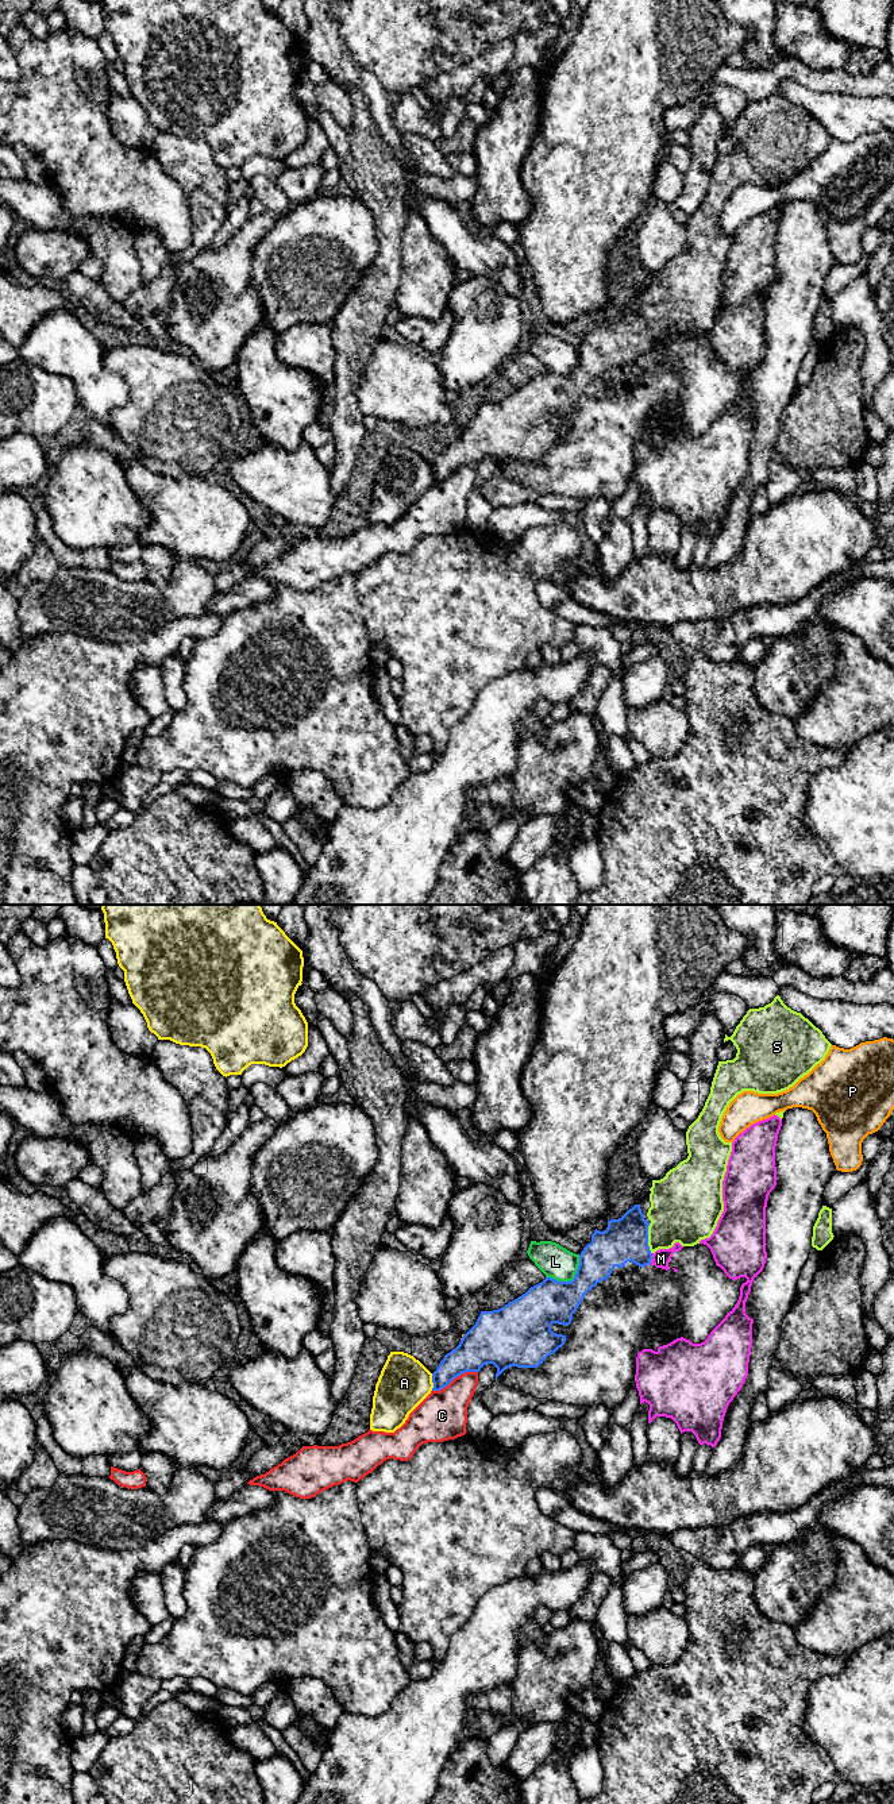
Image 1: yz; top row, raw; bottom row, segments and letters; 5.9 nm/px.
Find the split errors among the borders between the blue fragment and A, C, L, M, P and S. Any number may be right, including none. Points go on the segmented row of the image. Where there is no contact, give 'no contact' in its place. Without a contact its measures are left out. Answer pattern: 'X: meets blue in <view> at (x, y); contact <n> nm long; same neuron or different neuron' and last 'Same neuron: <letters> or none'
A: meets blue in yz at (432, 1382); contact 100 nm long; different neuron
C: meets blue in yz at (454, 1377); contact 300 nm long; different neuron
L: meets blue in yz at (571, 1280); contact 240 nm long; different neuron
M: meets blue in yz at (651, 1259); contact 80 nm long; different neuron
P: meets blue in yz at (462, 1337); contact 50 nm long; different neuron
S: meets blue in yz at (647, 1238); contact 180 nm long; same neuron
Same neuron: S

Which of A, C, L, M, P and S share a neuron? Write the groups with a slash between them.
A / C / L / M / P / S

